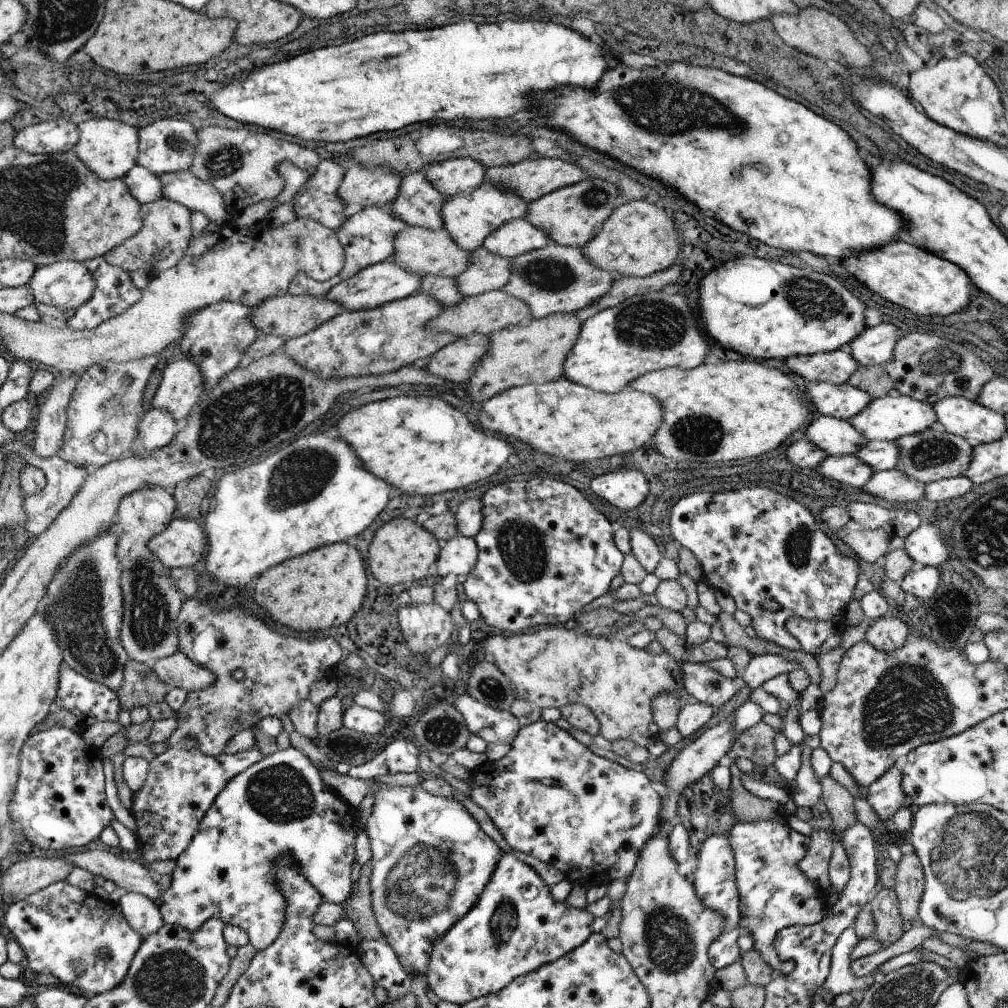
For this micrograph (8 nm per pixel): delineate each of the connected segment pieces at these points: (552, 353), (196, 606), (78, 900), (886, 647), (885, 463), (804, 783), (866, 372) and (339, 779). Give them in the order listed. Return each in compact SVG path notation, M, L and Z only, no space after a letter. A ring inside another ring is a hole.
M556 312L545 318L532 319L527 326L515 325L490 335L488 352L476 364L468 380L468 394L476 402L485 402L510 388L546 384L564 376L566 356L570 354L582 328L576 313Z
M188 597L184 602L177 618L178 636L180 636L179 652L200 664L202 668L210 670L216 680L209 688L198 691L188 691L186 704L177 712L180 716L176 732L167 739L169 747L176 747L185 742L187 736L197 741L197 748L206 756L218 756L225 751L229 741L238 735L238 732L256 728L263 718L284 716L293 711L294 707L308 698L310 686L316 680L328 677L328 670L332 670L336 664L346 658L346 652L333 638L295 638L286 636L272 630L267 620L262 620L246 612L242 608L223 608L223 605L215 605L206 600ZM236 670L244 671L243 680L234 680Z
M60 880L23 900L11 902L4 911L6 931L22 948L29 971L36 975L49 973L59 980L60 986L74 990L88 1000L102 992L113 991L118 984L125 982L133 960L145 942L145 938L125 918L118 903L102 900L93 891L86 892L68 884L67 880Z
M876 618L868 629L863 632L864 639L878 648L879 652L895 652L902 648L906 638L911 634L911 629L903 622L902 618Z
M866 441L855 453L864 464L870 464L874 471L895 469L900 456L898 442L894 441Z
M803 745L802 750L801 765L794 781L796 792L793 798L795 803L793 808L798 806L812 808L814 804L817 804L822 799L822 787L818 778L816 778L812 762L810 762L810 756L812 756L813 752L812 748Z
M860 365L856 372L848 378L847 384L868 392L872 399L885 397L894 388L890 376L886 374L883 367L877 365L872 367Z
M331 769L319 772L322 772L322 776L326 776L326 784L330 784L334 791L342 792L342 796L346 796L346 800L350 800L355 809L360 806L368 793L375 794L382 789L381 786L374 785L374 779L356 779Z

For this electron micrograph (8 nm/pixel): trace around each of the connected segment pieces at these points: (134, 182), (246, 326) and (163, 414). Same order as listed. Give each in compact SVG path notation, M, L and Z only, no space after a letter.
M139 165L135 166L122 180L128 185L132 196L142 205L155 202L164 196L164 184L158 175Z
M223 301L202 312L196 312L190 316L190 320L186 320L189 331L182 336L180 342L181 356L201 366L205 374L206 391L210 387L217 387L226 375L239 367L241 360L246 359L248 346L261 336L260 330L252 324L252 312L254 310L244 304Z
M153 408L146 412L138 436L140 450L152 452L168 446L174 436L177 436L179 426L177 418L168 408Z

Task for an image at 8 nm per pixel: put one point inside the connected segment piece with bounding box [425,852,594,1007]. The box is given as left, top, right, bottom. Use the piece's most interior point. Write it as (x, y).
(516, 926)

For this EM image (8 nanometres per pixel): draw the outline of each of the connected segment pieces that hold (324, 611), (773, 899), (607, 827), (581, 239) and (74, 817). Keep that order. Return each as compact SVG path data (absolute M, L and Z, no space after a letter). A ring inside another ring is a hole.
M338 542L316 548L306 555L298 556L294 560L288 560L286 564L276 564L266 571L263 575L258 576L258 582L254 586L254 600L256 604L262 607L270 620L288 626L298 632L319 632L328 628L334 628L341 624L346 624L358 610L362 607L362 600L366 596L368 588L368 576L366 568L358 550L348 546L347 542Z
M785 817L780 823L774 822L774 820L748 823L734 818L732 830L730 830L728 836L730 844L734 848L736 886L738 886L740 912L742 912L740 931L742 934L752 936L754 950L759 953L759 956L762 956L762 960L766 960L766 964L770 964L770 968L774 968L774 971L782 972L782 974L791 972L791 968L780 961L778 954L776 954L774 943L779 936L779 932L790 926L804 926L808 922L821 922L830 908L824 902L823 892L818 890L799 868L800 860L806 856L806 848L810 846L810 838L808 835L802 835L796 831L792 821L785 822Z
M538 721L521 727L511 745L510 752L504 758L496 761L487 759L478 768L472 768L472 776L467 781L471 789L471 800L475 804L478 804L478 807L482 808L487 816L490 816L490 819L494 822L494 825L507 844L512 849L517 850L517 852L531 855L539 861L552 865L560 870L560 872L563 872L569 883L573 885L581 884L584 888L588 889L601 885L608 887L614 880L627 881L632 872L634 872L634 868L636 868L642 848L646 848L646 842L654 834L658 834L660 826L662 826L662 816L660 816L662 798L652 788L652 784L646 777L646 774L637 768L626 768L616 762L601 758L598 754L591 752L587 746L577 742L568 731L558 728L552 722Z
M584 179L567 187L554 189L552 192L529 202L526 219L532 226L543 230L545 235L556 245L581 249L594 238L604 221L618 206L620 190L602 179Z
M53 727L44 732L34 732L21 751L20 779L12 801L13 828L30 841L30 846L44 850L80 848L100 838L101 833L111 827L115 819L106 799L103 762L101 748L89 745L75 731Z

